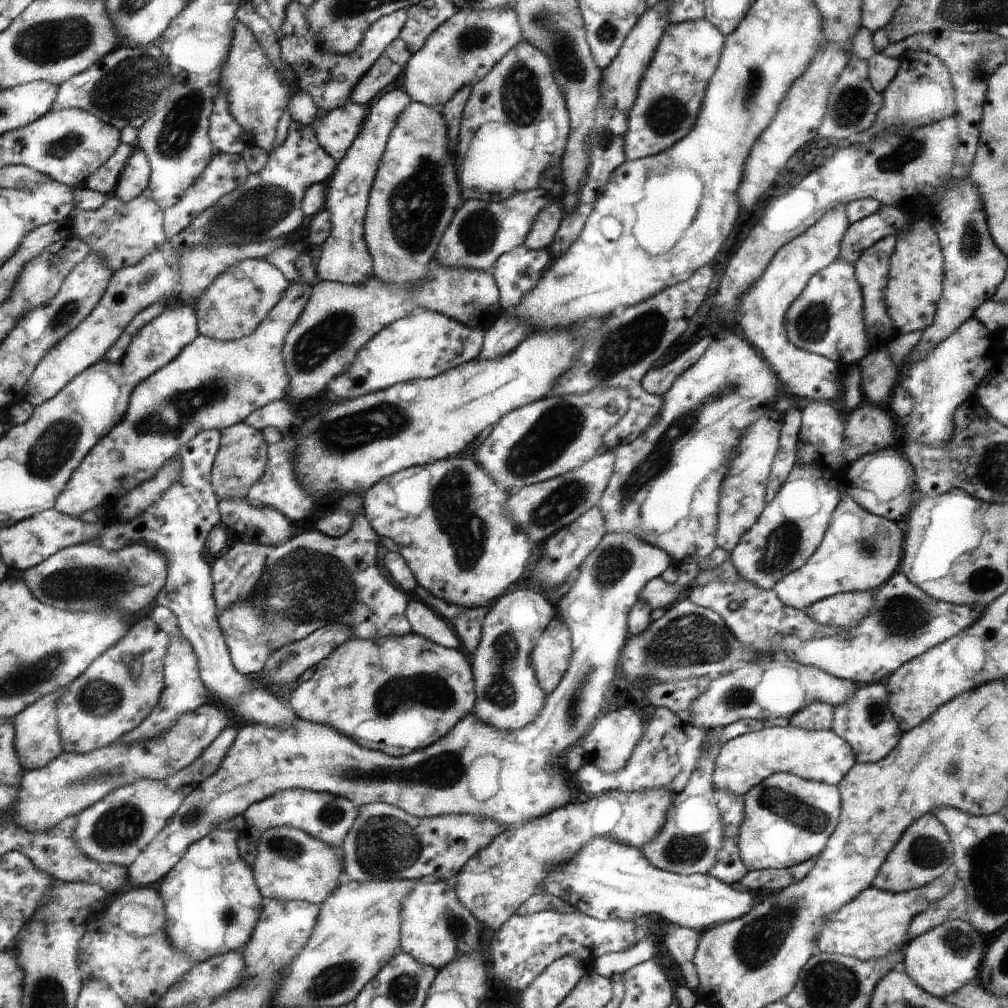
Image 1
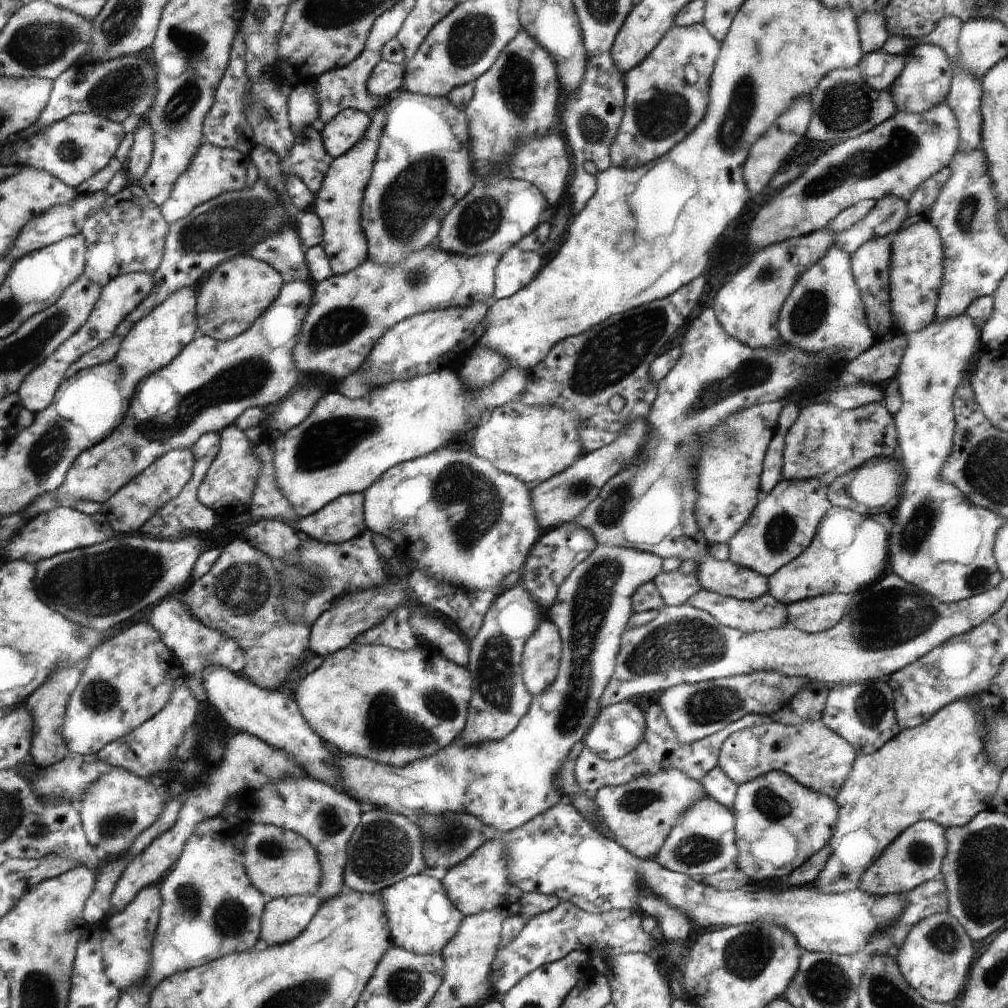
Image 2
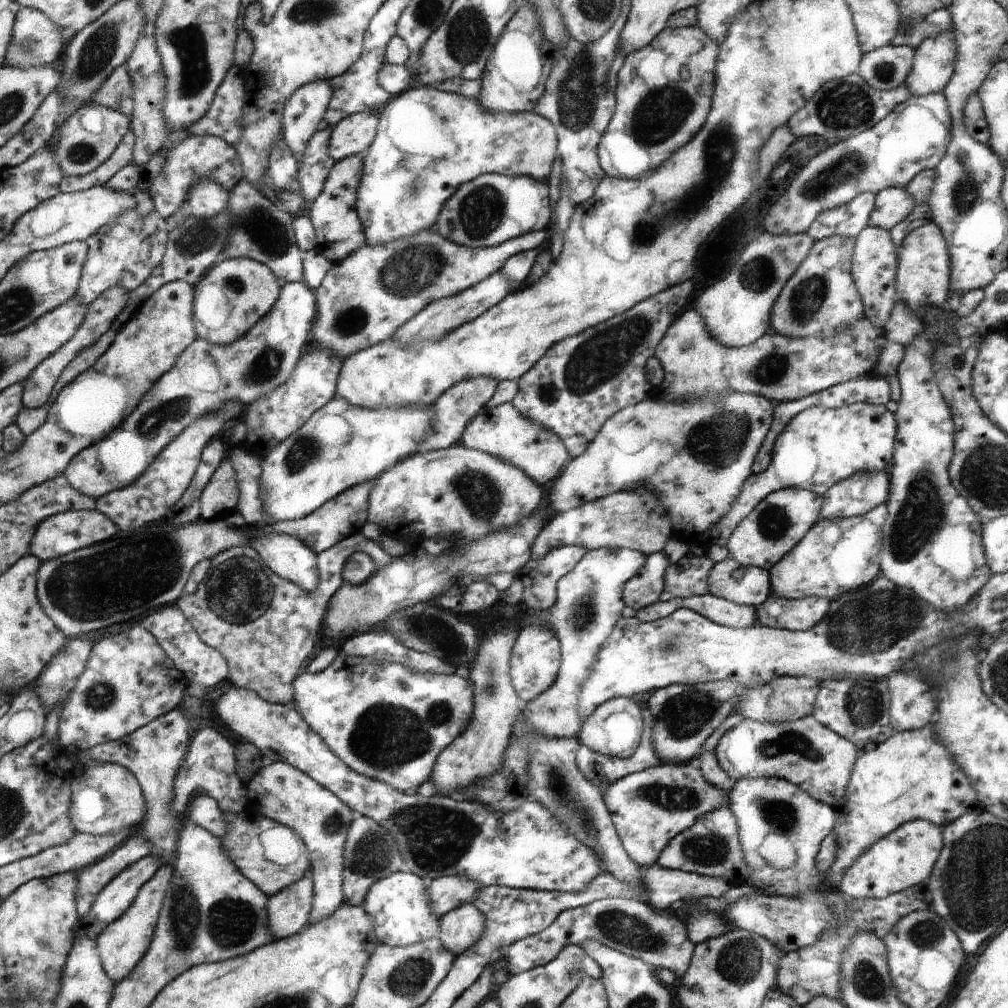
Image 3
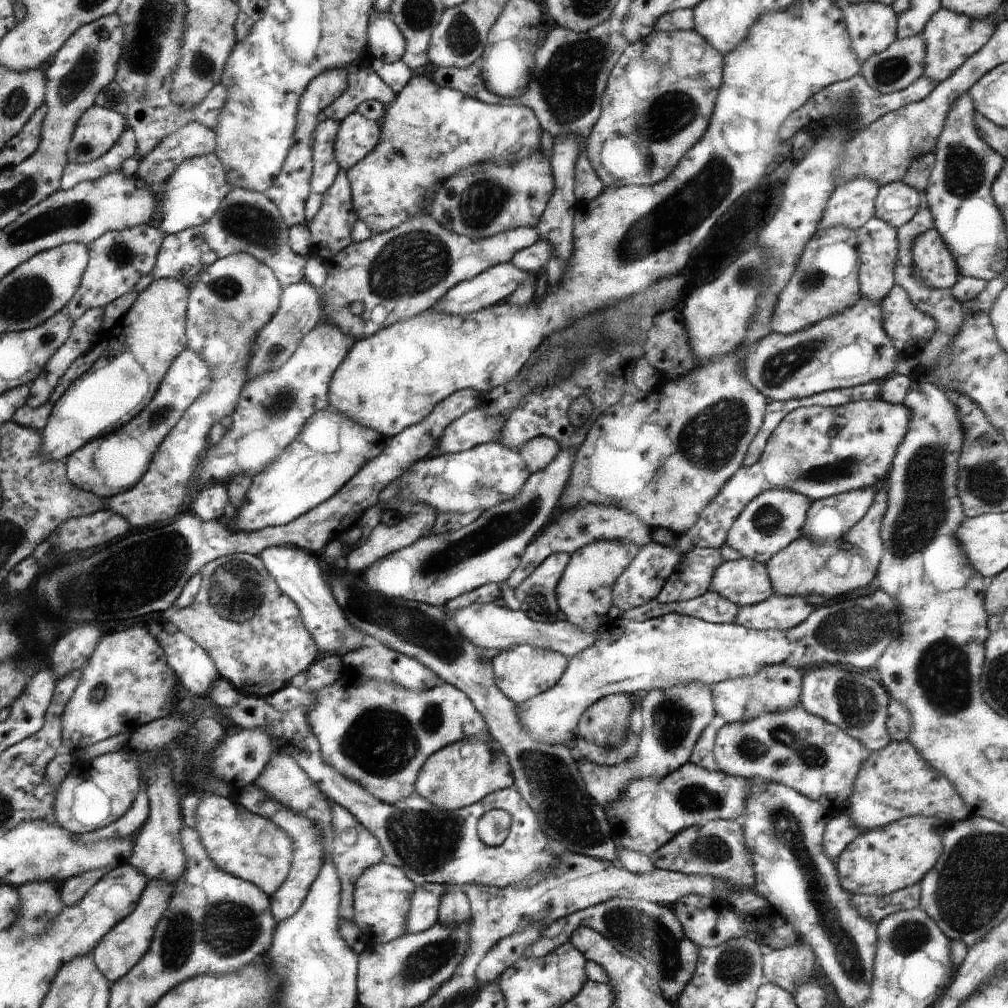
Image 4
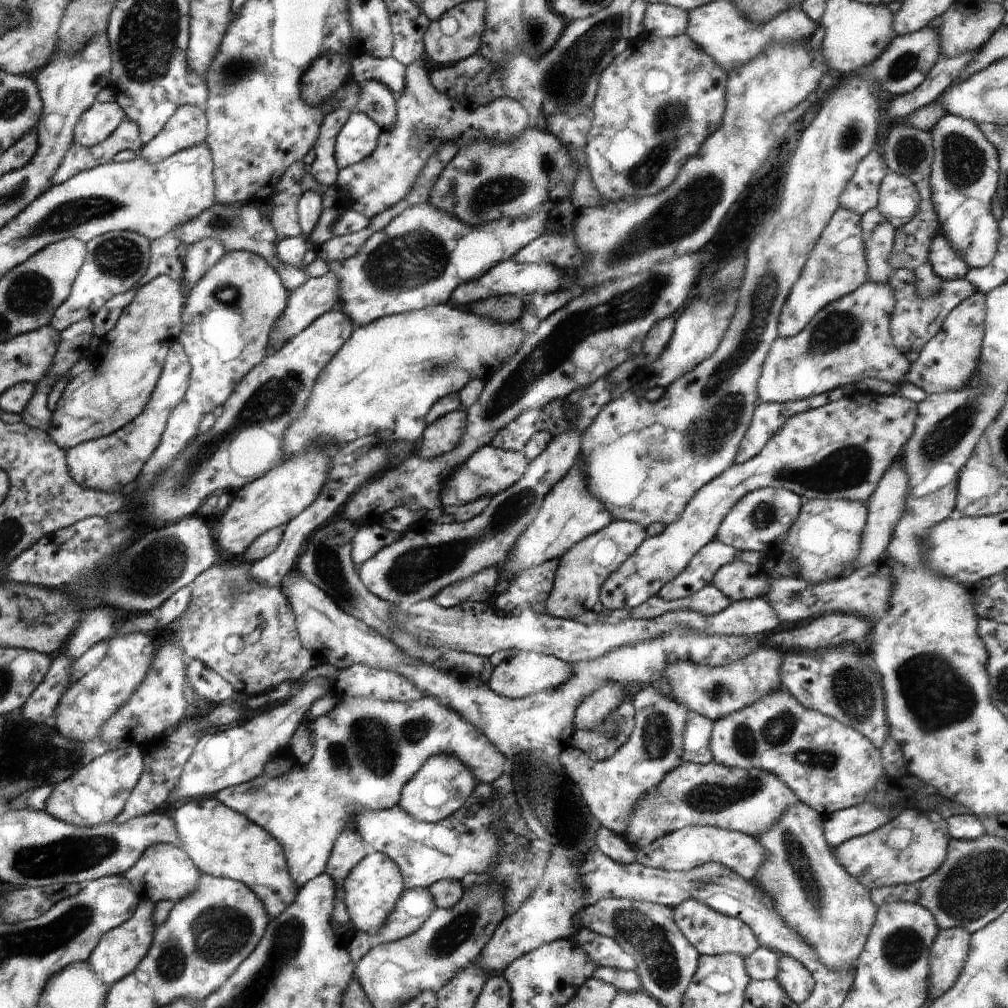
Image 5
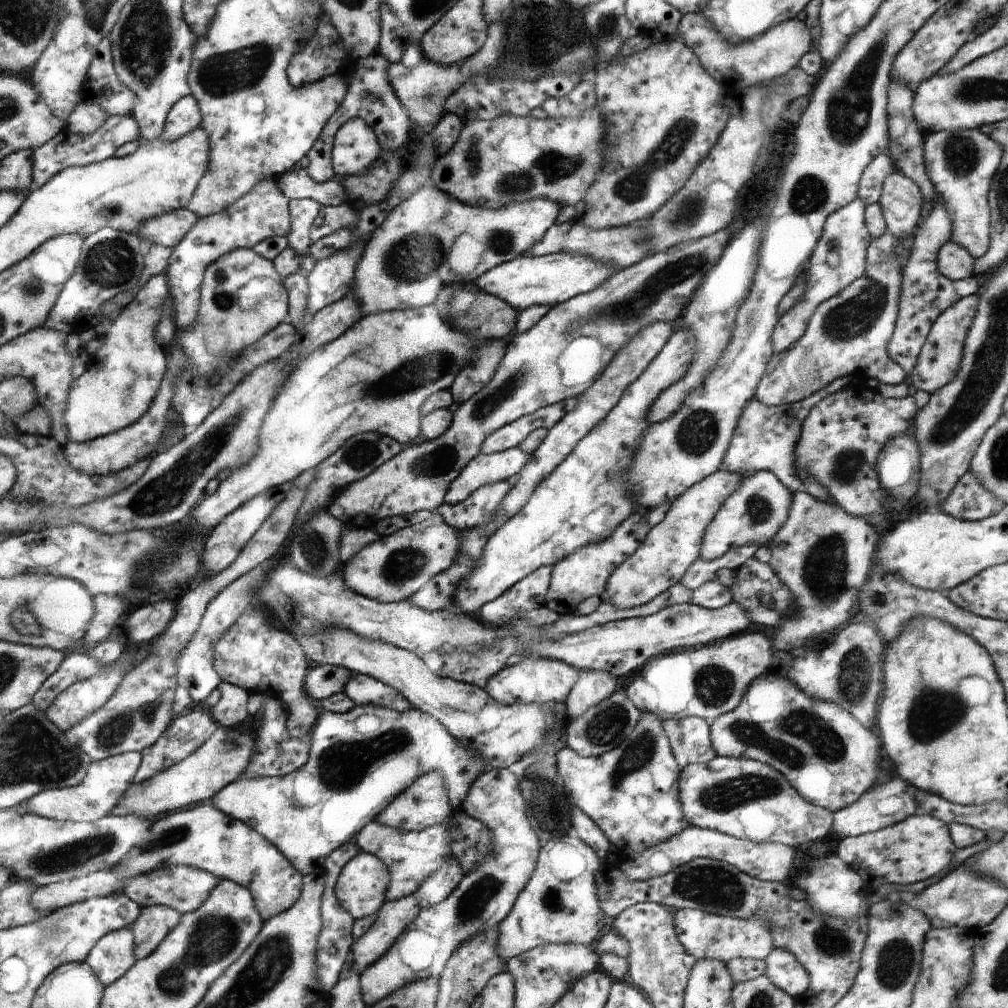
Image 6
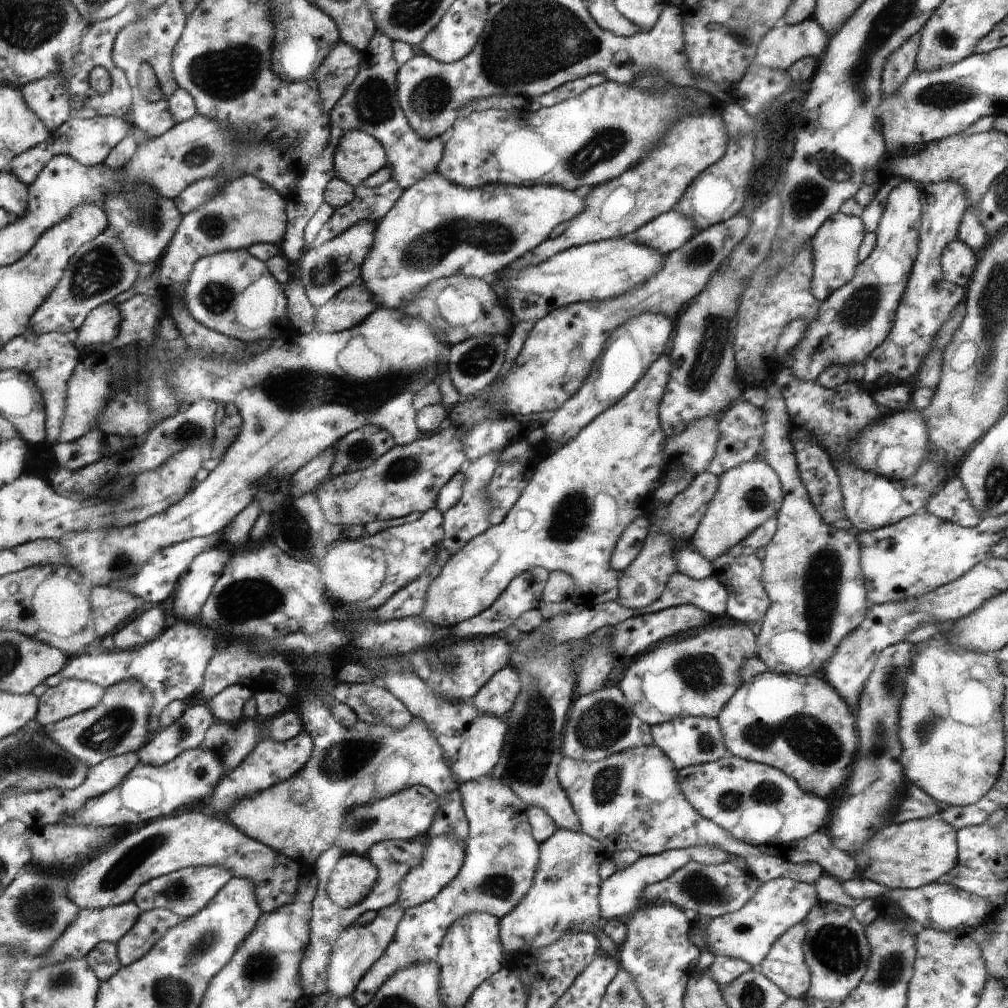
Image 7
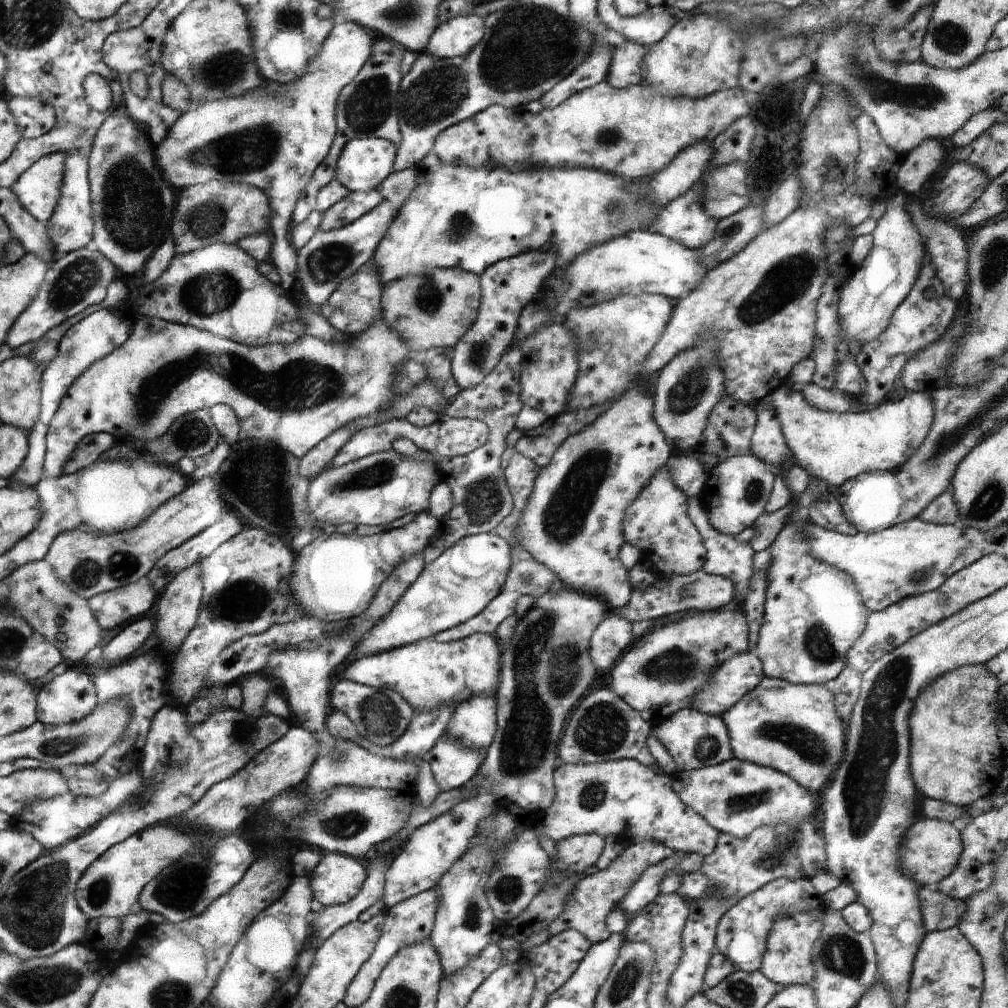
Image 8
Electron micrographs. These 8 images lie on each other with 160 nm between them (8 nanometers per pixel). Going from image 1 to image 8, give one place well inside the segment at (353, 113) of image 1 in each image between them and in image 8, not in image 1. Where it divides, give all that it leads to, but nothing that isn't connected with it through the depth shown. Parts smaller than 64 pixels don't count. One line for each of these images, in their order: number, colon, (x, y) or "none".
2: (339, 135)
3: (353, 135)
4: (357, 136)
5: (357, 139)
6: (357, 147)
7: (359, 155)
8: (364, 163)

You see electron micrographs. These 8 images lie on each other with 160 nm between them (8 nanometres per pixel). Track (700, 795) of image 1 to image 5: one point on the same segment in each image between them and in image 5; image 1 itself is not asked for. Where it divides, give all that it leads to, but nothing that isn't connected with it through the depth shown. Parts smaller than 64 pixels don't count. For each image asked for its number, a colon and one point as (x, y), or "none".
2: (703, 843)
3: (712, 847)
4: (719, 849)
5: (684, 849)

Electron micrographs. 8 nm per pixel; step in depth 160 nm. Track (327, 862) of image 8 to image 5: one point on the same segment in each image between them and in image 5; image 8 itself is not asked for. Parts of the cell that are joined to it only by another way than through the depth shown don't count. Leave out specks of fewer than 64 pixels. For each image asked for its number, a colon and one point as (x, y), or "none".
5: (373, 888)
6: (363, 885)
7: (352, 881)

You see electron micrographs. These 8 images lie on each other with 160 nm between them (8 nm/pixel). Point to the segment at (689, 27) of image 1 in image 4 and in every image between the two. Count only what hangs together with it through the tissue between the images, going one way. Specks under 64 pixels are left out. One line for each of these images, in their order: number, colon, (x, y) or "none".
2: (666, 96)
3: (664, 92)
4: (659, 98)

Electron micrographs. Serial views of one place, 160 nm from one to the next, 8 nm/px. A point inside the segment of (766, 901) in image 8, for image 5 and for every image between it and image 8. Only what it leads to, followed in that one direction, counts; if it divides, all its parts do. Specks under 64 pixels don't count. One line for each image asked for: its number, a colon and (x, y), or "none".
5: (713, 933)
6: (705, 935)
7: (747, 934)

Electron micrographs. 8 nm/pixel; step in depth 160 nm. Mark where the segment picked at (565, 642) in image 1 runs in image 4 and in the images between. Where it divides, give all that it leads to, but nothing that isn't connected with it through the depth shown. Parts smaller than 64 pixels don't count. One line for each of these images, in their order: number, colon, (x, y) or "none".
2: (543, 657)
3: (536, 660)
4: (523, 673)

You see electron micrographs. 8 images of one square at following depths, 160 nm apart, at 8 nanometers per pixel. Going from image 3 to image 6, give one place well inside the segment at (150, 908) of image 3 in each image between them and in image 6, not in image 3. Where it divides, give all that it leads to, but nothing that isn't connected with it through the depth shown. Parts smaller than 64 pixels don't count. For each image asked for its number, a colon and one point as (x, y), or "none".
4: (123, 946)
5: (119, 952)
6: (113, 955)

